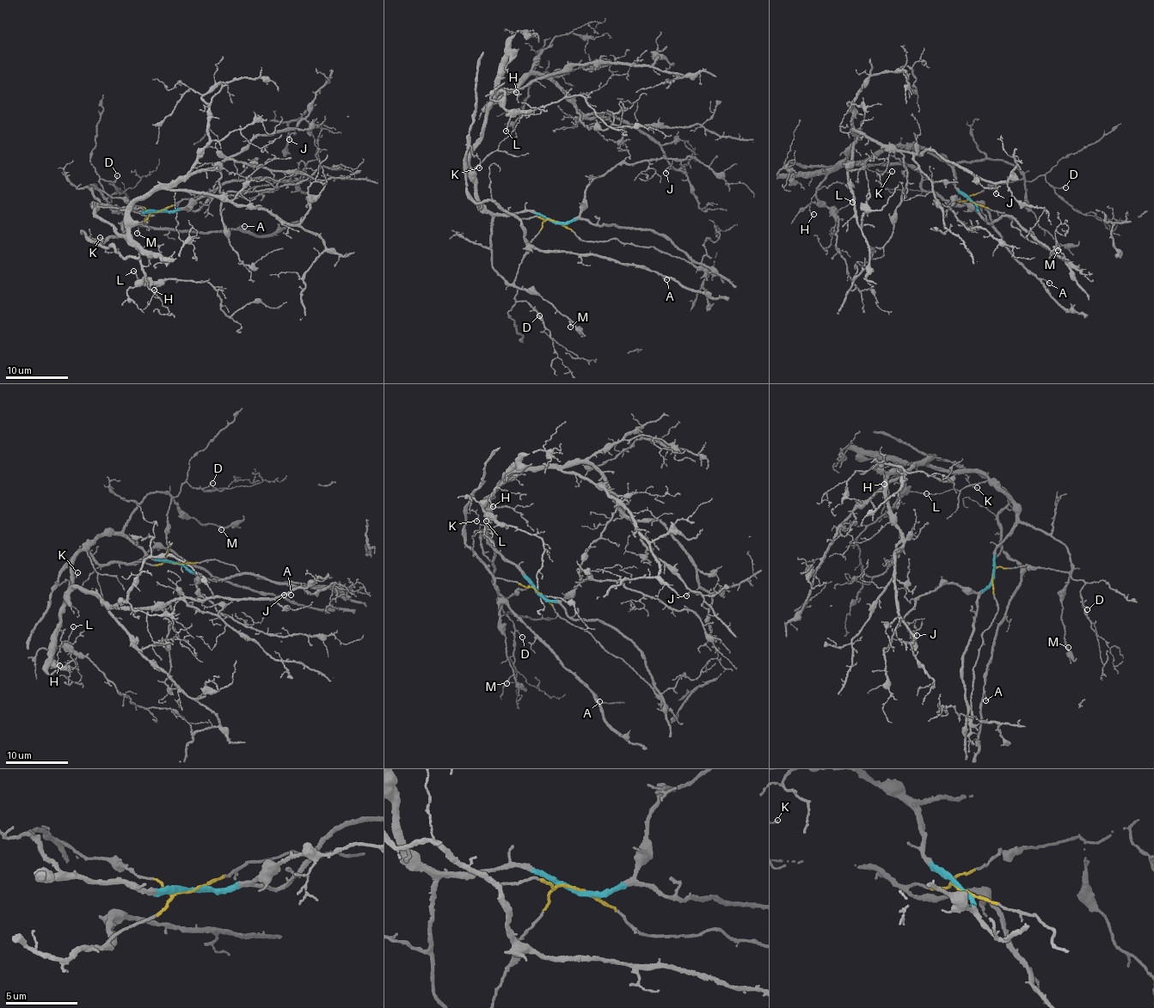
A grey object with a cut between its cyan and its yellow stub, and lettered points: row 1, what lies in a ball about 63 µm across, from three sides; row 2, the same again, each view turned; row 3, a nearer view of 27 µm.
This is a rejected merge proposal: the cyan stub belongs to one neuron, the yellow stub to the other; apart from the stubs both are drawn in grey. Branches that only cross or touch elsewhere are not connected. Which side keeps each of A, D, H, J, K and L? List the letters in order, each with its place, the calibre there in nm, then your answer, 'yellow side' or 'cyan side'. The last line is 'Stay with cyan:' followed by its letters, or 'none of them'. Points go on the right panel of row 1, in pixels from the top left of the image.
A: (1049, 283) | 100 nm | yellow side
D: (1065, 187) | 120 nm | yellow side
H: (813, 214) | 120 nm | cyan side
J: (996, 193) | 110 nm | cyan side
K: (892, 171) | 120 nm | yellow side
L: (852, 202) | 110 nm | cyan side
Stay with cyan: H, J, L

